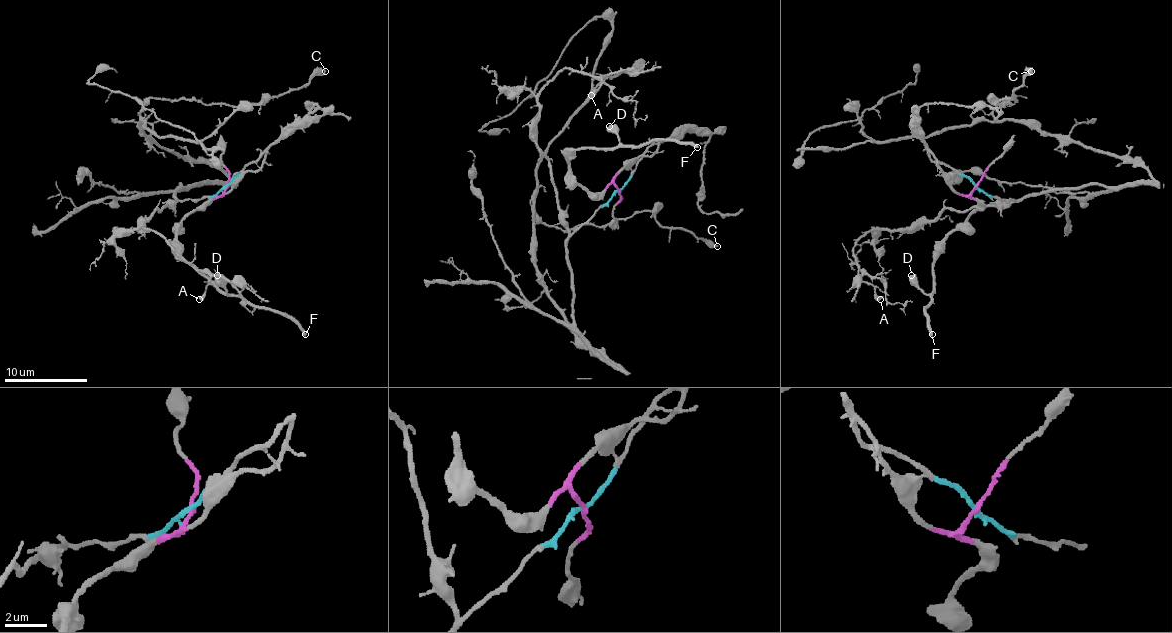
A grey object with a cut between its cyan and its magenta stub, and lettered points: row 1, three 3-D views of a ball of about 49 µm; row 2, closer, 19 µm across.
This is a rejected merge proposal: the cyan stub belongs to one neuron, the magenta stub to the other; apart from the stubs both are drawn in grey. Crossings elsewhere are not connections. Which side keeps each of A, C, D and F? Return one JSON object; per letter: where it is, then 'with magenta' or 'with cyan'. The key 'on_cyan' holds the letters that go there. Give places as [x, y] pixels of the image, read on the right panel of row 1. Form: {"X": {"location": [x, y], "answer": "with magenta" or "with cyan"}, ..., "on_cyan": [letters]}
{"A": {"location": [880, 299], "answer": "with cyan"}, "C": {"location": [1031, 71], "answer": "with cyan"}, "D": {"location": [911, 275], "answer": "with magenta"}, "F": {"location": [932, 334], "answer": "with magenta"}, "on_cyan": ["A", "C"]}

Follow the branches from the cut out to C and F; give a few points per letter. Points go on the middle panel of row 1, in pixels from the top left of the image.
C: (619, 192), (567, 241), (575, 330), (615, 365), (548, 295), (532, 208), (565, 231), (650, 210), (718, 245)
F: (619, 192), (610, 183), (586, 192), (571, 175), (569, 155), (654, 140), (697, 146)

